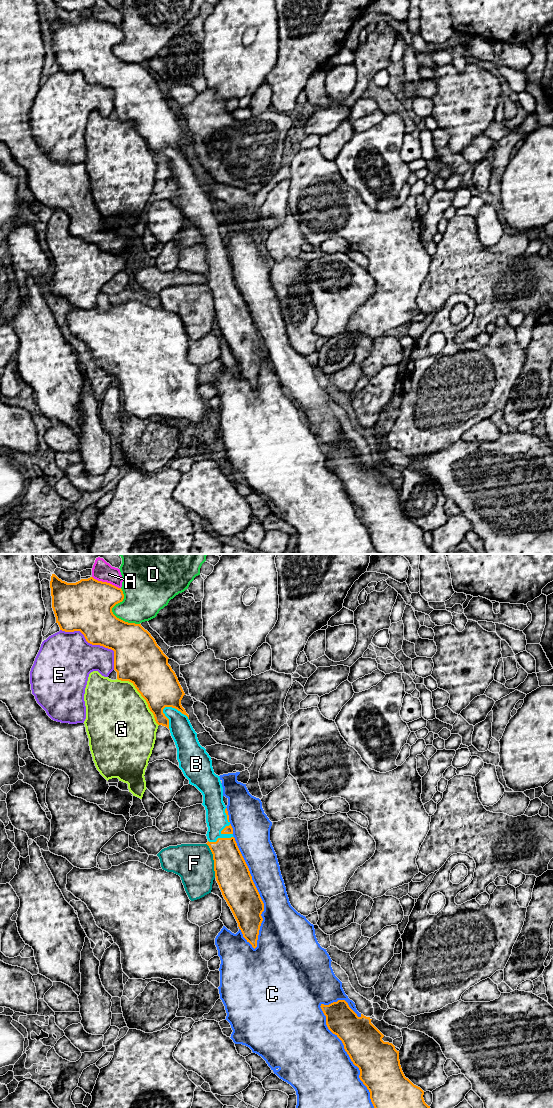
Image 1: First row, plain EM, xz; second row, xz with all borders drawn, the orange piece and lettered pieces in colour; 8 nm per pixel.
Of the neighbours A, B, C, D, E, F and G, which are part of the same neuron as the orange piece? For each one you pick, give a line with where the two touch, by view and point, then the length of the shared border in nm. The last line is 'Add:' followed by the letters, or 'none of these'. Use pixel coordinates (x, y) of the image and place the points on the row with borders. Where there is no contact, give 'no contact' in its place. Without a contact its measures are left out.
B: meets orange in xz at (176, 708); contact 240 nm long
Add: B

